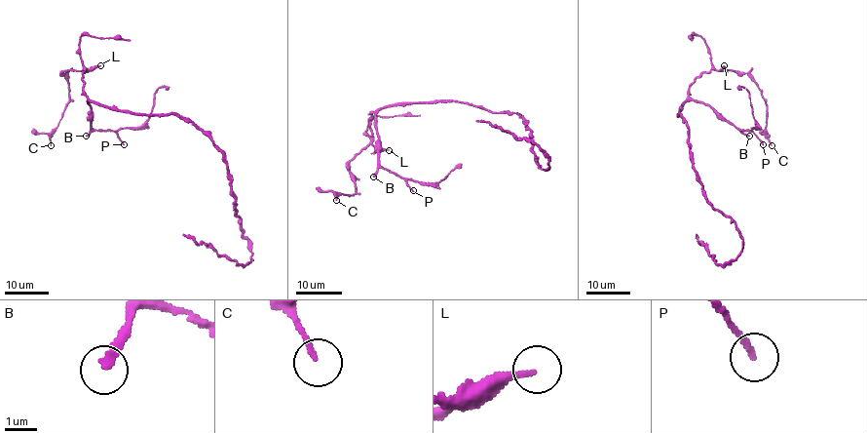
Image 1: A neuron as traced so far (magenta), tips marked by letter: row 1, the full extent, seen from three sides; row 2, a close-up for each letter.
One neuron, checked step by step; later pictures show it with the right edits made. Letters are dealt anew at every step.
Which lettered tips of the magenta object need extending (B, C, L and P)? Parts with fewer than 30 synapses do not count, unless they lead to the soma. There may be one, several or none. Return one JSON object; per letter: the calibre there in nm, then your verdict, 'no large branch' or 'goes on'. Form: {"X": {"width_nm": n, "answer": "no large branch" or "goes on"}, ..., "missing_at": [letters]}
{"B": {"width_nm": 260, "answer": "goes on"}, "C": {"width_nm": 150, "answer": "no large branch"}, "L": {"width_nm": 190, "answer": "no large branch"}, "P": {"width_nm": 180, "answer": "no large branch"}, "missing_at": ["B"]}

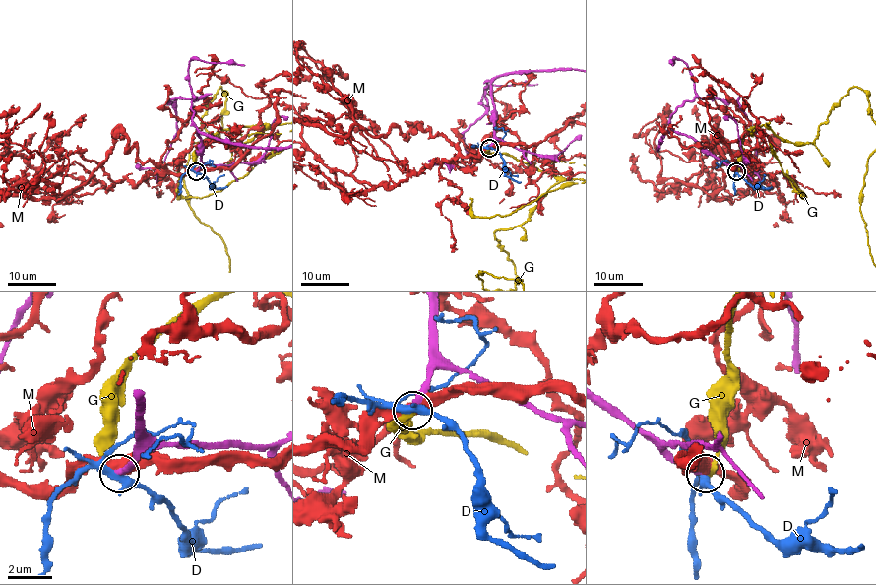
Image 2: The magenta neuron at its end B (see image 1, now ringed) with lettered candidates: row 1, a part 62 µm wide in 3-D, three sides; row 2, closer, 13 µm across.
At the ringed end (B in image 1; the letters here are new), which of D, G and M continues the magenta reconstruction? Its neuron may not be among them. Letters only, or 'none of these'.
G

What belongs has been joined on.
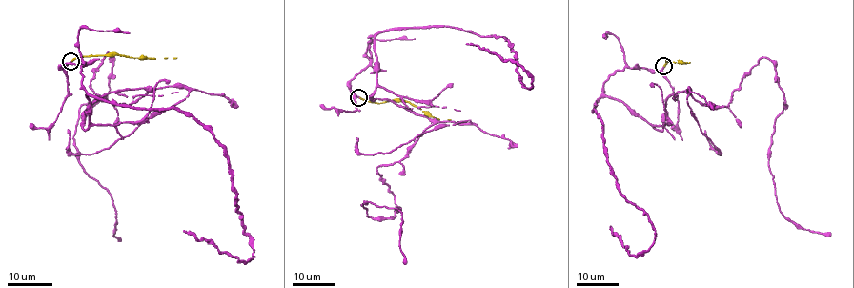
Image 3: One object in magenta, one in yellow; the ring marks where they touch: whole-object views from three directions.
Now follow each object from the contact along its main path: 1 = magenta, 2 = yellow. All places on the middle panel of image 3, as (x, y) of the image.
1: (358, 97), (373, 36), (370, 97), (431, 124), (376, 169), (396, 216), (362, 205), (402, 214), (405, 264)
2: (358, 97), (378, 103), (408, 101), (433, 117), (459, 123)

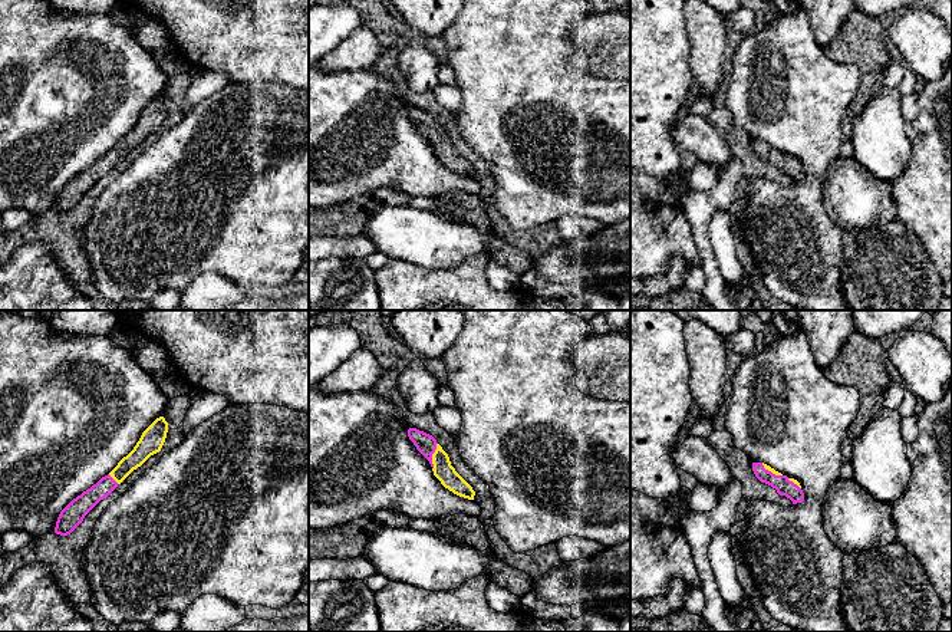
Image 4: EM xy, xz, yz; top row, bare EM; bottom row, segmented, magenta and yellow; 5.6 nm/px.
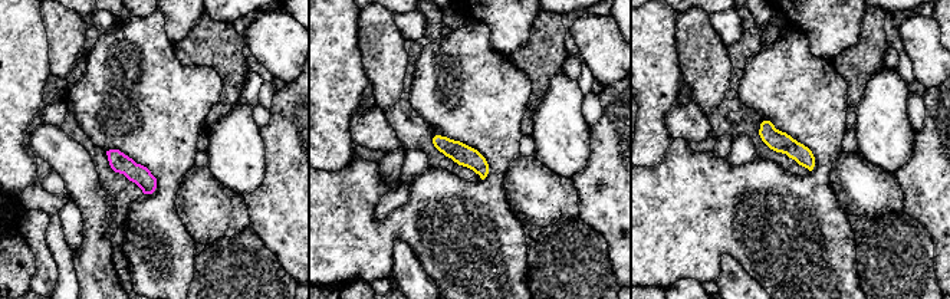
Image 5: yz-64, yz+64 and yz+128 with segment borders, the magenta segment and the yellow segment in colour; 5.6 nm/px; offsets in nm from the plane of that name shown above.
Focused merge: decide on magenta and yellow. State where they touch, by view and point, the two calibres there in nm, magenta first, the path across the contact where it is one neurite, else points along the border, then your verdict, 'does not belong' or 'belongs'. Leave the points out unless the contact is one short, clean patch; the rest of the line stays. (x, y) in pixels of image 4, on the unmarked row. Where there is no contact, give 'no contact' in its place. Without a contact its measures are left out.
xz (431, 134) | 110/110 nm | across xz (425, 122), (431, 134), (442, 148) | belongs

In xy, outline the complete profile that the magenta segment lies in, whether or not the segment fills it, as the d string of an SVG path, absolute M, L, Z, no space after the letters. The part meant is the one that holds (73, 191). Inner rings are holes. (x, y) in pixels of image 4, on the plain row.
M164 95L157 96L141 113L134 128L96 162L73 177L59 192L55 211L70 213L85 194L105 175L108 175L134 148L141 145L151 134L161 129L168 111Z

